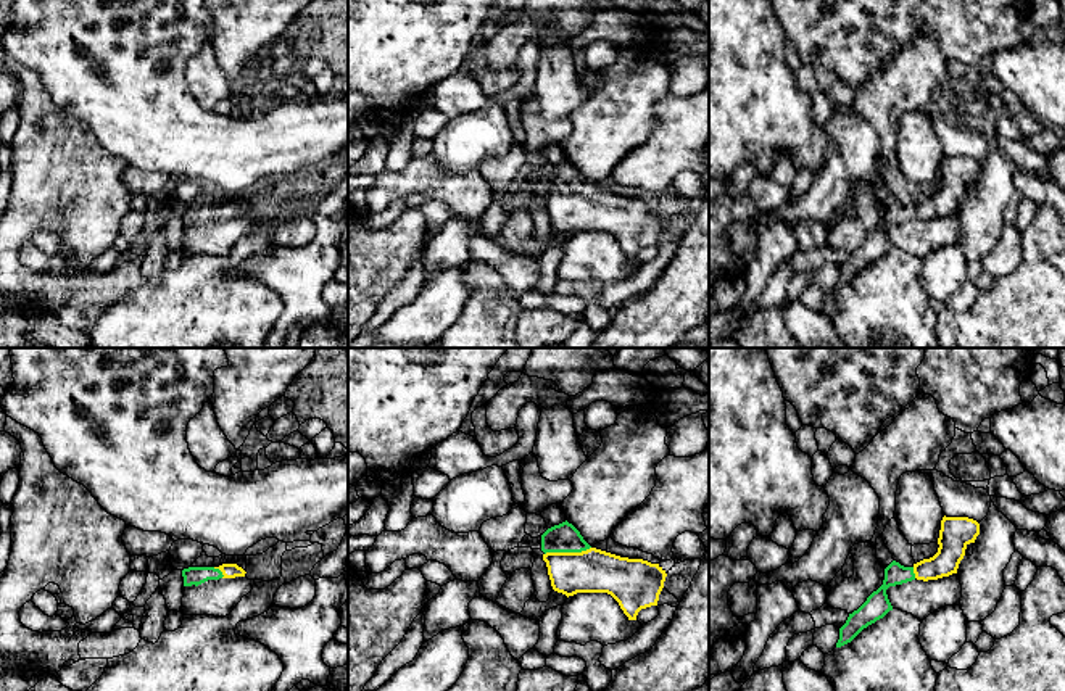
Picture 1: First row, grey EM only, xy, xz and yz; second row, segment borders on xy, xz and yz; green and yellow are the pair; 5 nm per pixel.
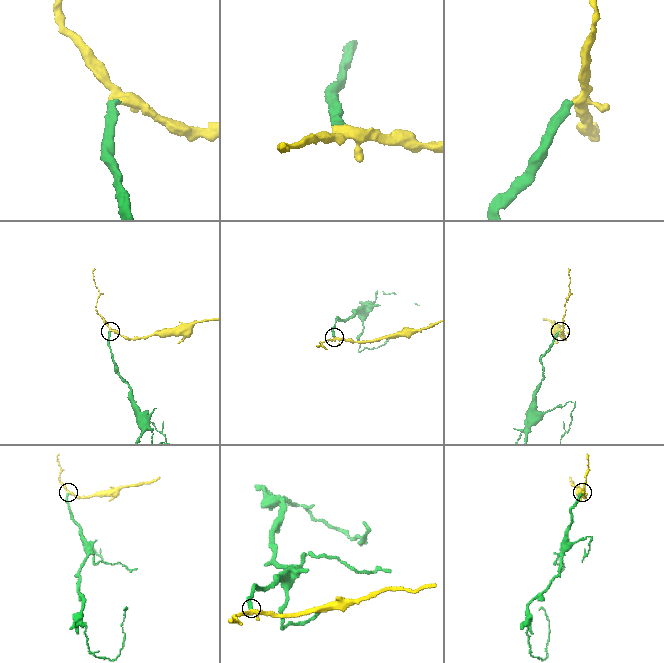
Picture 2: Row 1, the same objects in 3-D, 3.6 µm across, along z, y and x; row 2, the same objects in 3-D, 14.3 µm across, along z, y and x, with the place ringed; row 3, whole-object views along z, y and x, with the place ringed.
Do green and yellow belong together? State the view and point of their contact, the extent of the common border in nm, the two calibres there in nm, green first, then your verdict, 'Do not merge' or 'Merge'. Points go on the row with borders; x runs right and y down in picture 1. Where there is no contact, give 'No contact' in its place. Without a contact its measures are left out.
Touches green at xz (567, 551). Shared border 240 nm. Thickness 140 nm (green) against 220 nm. Merge

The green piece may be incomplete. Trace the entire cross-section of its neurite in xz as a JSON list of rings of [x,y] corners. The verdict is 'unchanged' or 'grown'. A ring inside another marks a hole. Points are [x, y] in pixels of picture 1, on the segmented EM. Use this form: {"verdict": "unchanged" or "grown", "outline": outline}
{"verdict": "grown", "outline": [[[567,520],[541,535],[541,551],[553,590],[567,598],[607,593],[628,620],[636,620],[641,609],[657,606],[667,577],[659,564],[591,548]]]}

